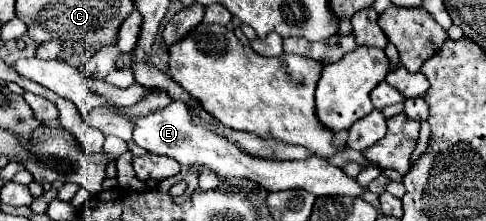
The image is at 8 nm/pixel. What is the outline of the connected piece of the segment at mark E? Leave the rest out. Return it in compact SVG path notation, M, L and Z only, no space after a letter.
M171 101L171 105L149 113L145 117L131 119L133 123L133 141L143 147L149 153L155 155L167 155L175 161L179 161L181 171L176 179L186 180L188 183L185 192L174 198L175 203L181 205L189 199L191 193L198 187L198 176L190 170L193 163L205 165L211 171L215 171L219 177L239 177L239 179L249 179L263 187L265 191L285 191L285 189L307 189L309 193L323 197L323 195L349 195L349 197L361 197L365 191L363 187L357 185L355 179L347 177L343 169L329 165L321 157L309 157L303 161L269 161L269 159L257 159L249 157L239 145L233 145L227 137L219 135L217 131L195 125L191 119L189 109L181 101Z

